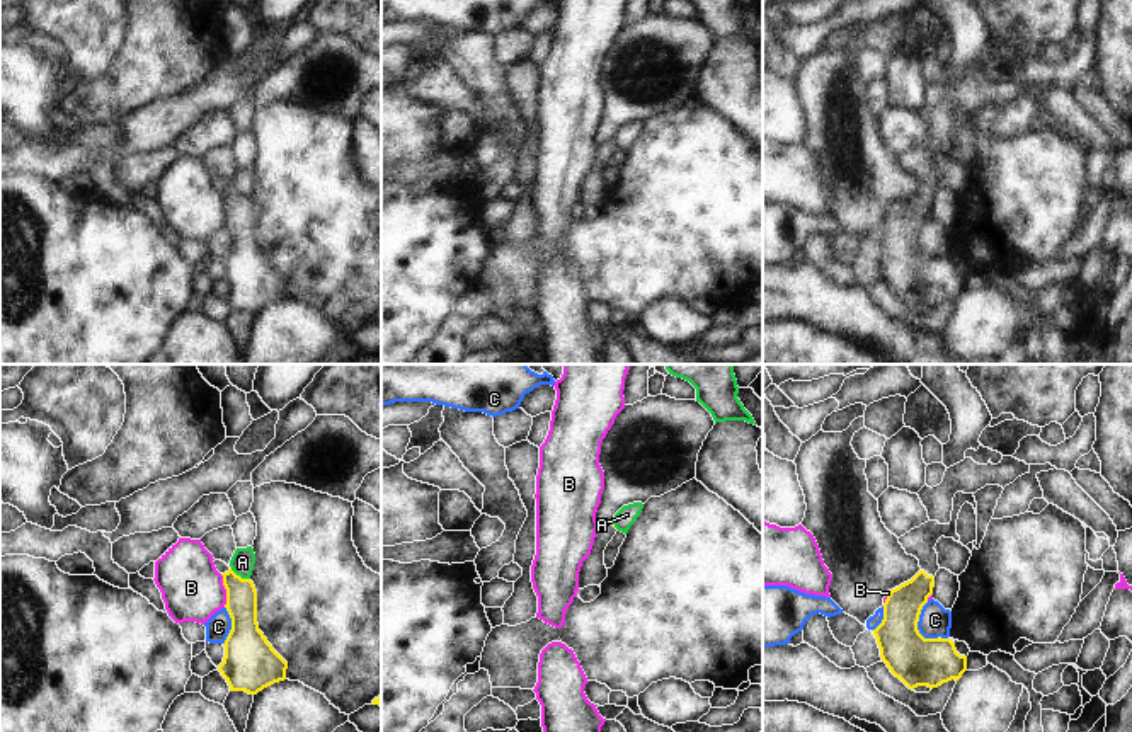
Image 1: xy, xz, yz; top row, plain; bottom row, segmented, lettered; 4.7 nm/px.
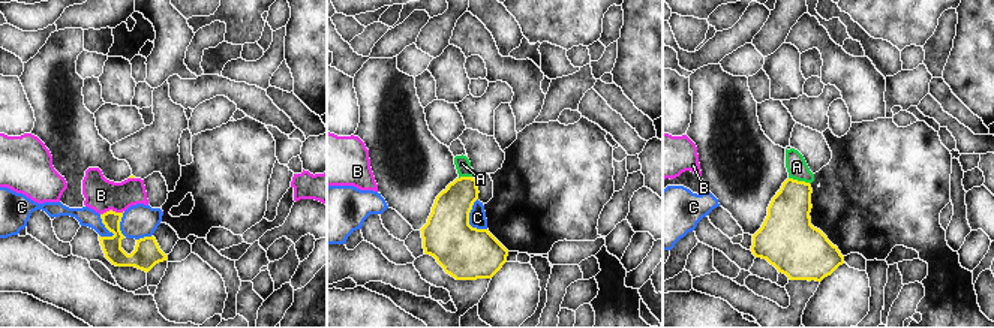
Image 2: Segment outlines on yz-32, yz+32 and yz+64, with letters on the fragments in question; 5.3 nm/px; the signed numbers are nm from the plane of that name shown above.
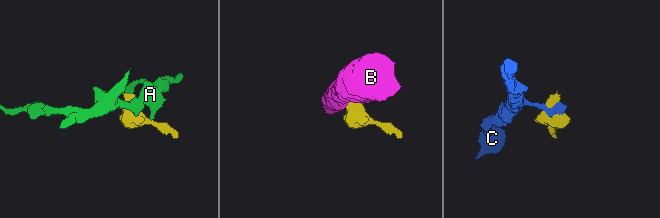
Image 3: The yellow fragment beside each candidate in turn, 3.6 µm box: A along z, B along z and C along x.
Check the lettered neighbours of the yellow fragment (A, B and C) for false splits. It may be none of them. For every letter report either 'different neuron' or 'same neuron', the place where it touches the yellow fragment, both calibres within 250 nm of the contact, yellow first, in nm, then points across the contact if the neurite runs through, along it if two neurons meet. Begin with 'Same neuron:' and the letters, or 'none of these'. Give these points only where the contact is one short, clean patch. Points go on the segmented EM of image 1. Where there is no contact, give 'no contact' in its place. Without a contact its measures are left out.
Same neuron: none of these
A: different neuron; contact xy (239, 576); calibres 140 and 110 nm; border xy (230, 566), (237, 574), (249, 579)
B: different neuron; contact xy (227, 591); calibres 170 and 300 nm; border xy (220, 574), (225, 589), (225, 606)
C: different neuron; contact yz (918, 630); calibres 240 and 150 nm; border yz (928, 601), (921, 610), (918, 630), (925, 637), (947, 639)

